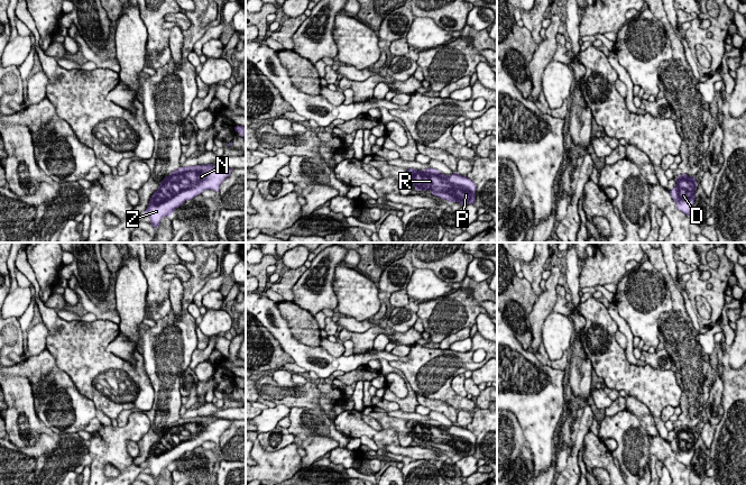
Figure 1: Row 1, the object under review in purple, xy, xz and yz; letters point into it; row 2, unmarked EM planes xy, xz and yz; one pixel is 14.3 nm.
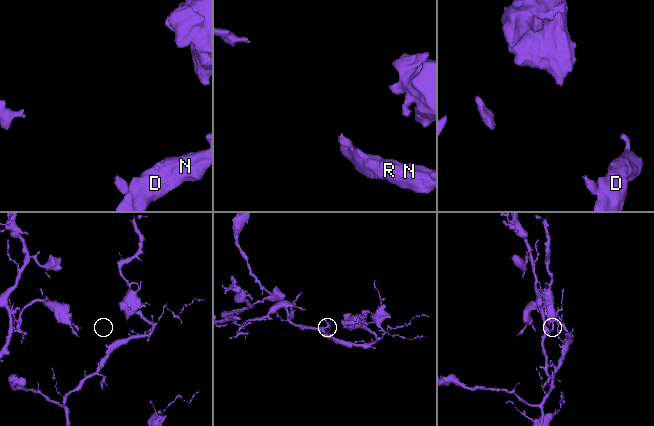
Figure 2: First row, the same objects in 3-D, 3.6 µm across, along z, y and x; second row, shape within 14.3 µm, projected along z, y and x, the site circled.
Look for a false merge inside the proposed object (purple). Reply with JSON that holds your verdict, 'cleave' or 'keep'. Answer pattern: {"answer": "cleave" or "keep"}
{"answer": "keep"}

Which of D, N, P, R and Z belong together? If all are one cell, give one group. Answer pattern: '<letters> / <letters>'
D N P R Z

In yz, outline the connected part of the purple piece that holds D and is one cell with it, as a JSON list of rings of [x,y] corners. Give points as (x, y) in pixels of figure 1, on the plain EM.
[[[682,425],[675,433],[676,437],[670,442],[670,446],[676,459],[689,468],[696,451],[697,431],[696,429]]]

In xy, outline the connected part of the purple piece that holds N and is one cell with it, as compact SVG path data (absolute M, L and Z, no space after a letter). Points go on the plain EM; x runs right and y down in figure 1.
M212 415L181 418L162 432L144 467L157 479L163 468L172 467L186 451L194 450L205 441L219 443L220 437L232 421Z

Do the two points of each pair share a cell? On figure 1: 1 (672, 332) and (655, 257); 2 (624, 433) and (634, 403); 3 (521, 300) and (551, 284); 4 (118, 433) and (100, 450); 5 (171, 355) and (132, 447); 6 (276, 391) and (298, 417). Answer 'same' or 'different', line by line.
1: same
2: different
3: different
4: same
5: different
6: different

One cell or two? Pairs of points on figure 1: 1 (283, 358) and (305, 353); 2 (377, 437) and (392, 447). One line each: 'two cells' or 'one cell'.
1: two cells
2: one cell

